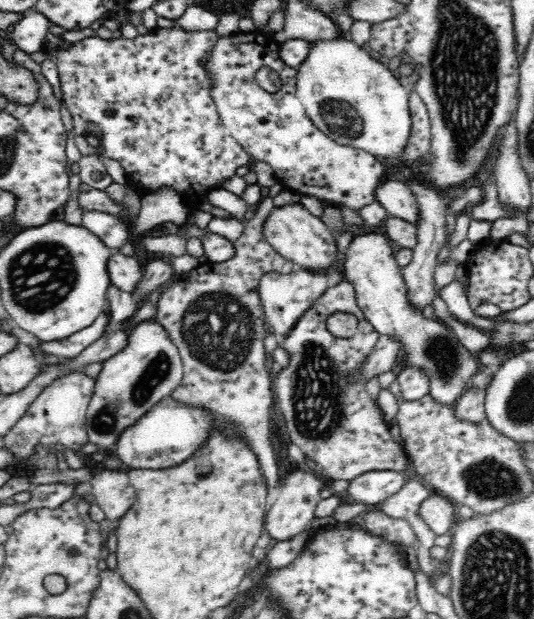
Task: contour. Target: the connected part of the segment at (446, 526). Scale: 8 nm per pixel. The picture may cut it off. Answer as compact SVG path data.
M435 491L418 506L418 517L420 517L437 536L452 531L453 525L459 519L457 505Z

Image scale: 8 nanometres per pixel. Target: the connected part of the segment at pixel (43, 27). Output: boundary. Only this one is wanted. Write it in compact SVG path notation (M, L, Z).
M31 10L25 12L22 20L9 32L3 33L3 40L11 48L18 48L28 54L44 51L48 28L50 22L40 12Z

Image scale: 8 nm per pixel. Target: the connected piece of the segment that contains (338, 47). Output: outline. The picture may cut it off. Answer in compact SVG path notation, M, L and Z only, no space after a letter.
M341 37L310 41L308 56L297 68L296 82L295 93L306 115L332 140L382 158L402 155L410 138L410 88L378 57Z

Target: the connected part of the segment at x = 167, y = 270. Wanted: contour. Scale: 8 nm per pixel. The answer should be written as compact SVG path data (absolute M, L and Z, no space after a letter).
M154 256L152 260L144 264L141 283L138 283L137 291L133 296L139 301L146 300L153 290L162 286L166 280L170 280L174 275L174 267L170 257Z

